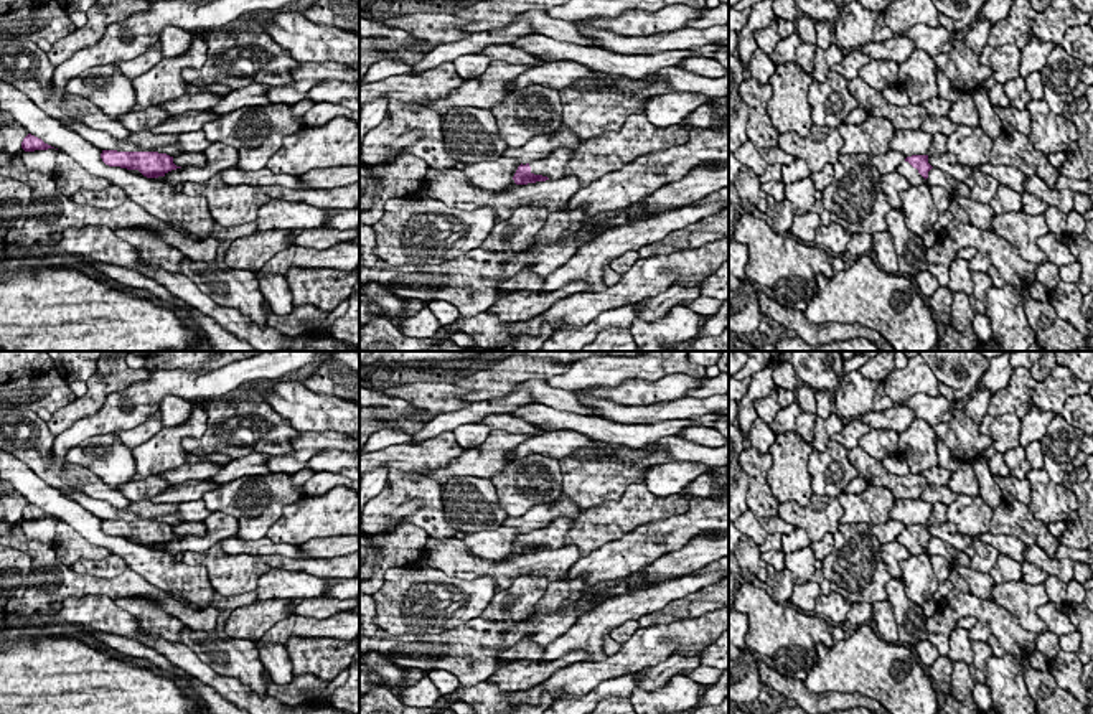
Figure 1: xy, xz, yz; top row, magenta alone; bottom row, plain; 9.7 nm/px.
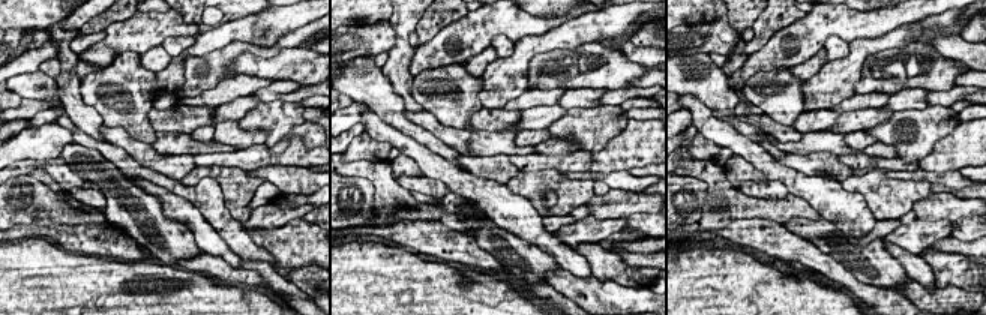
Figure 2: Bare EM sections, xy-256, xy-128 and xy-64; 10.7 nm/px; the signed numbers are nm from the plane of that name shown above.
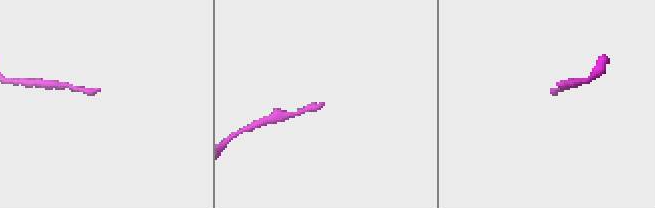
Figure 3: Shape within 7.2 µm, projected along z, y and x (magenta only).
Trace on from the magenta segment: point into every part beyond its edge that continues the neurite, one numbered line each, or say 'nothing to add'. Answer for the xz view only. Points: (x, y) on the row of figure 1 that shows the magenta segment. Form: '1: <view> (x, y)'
1: xz (553, 165)

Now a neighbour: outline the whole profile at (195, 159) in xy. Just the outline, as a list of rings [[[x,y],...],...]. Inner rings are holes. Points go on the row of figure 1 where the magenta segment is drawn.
[[[180,152],[178,155],[173,157],[173,163],[181,168],[183,167],[204,167],[206,157],[203,152],[191,152],[191,153]]]

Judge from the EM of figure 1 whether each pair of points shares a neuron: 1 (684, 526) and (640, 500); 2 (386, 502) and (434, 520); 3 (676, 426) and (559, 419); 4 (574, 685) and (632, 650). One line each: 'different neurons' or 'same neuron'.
1: different neurons
2: same neuron
3: same neuron
4: same neuron

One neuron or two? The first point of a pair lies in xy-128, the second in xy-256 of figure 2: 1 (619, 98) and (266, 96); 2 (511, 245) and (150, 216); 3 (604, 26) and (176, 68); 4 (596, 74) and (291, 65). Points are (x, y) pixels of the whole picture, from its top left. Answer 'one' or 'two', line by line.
1: two
2: one
3: one
4: one

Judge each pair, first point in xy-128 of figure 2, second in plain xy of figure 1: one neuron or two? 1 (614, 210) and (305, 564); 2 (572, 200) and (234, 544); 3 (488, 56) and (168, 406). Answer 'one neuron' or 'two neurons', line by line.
1: two neurons
2: two neurons
3: two neurons

